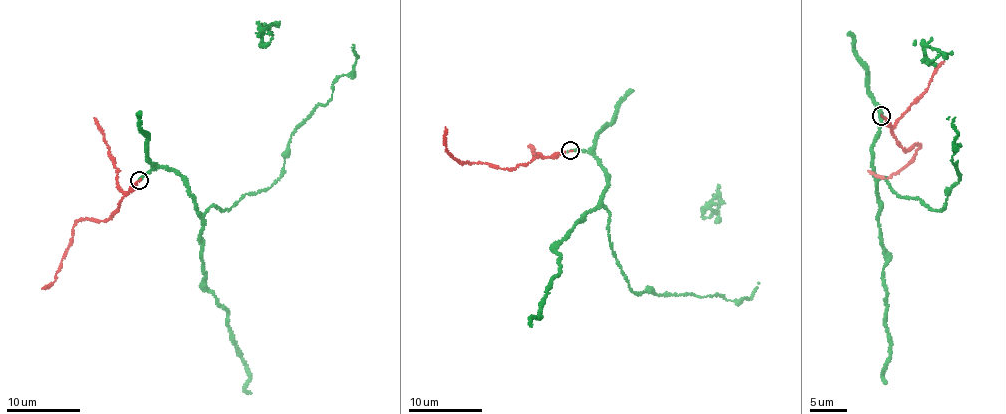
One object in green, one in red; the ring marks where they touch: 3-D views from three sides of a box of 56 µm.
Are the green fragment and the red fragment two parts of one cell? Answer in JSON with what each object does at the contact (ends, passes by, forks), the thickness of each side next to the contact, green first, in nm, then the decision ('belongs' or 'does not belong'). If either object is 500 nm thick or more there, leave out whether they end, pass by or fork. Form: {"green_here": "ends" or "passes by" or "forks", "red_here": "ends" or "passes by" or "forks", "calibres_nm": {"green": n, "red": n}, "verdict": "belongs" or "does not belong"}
{"green_here": "ends", "red_here": "ends", "calibres_nm": {"green": 220, "red": 110}, "verdict": "belongs"}

